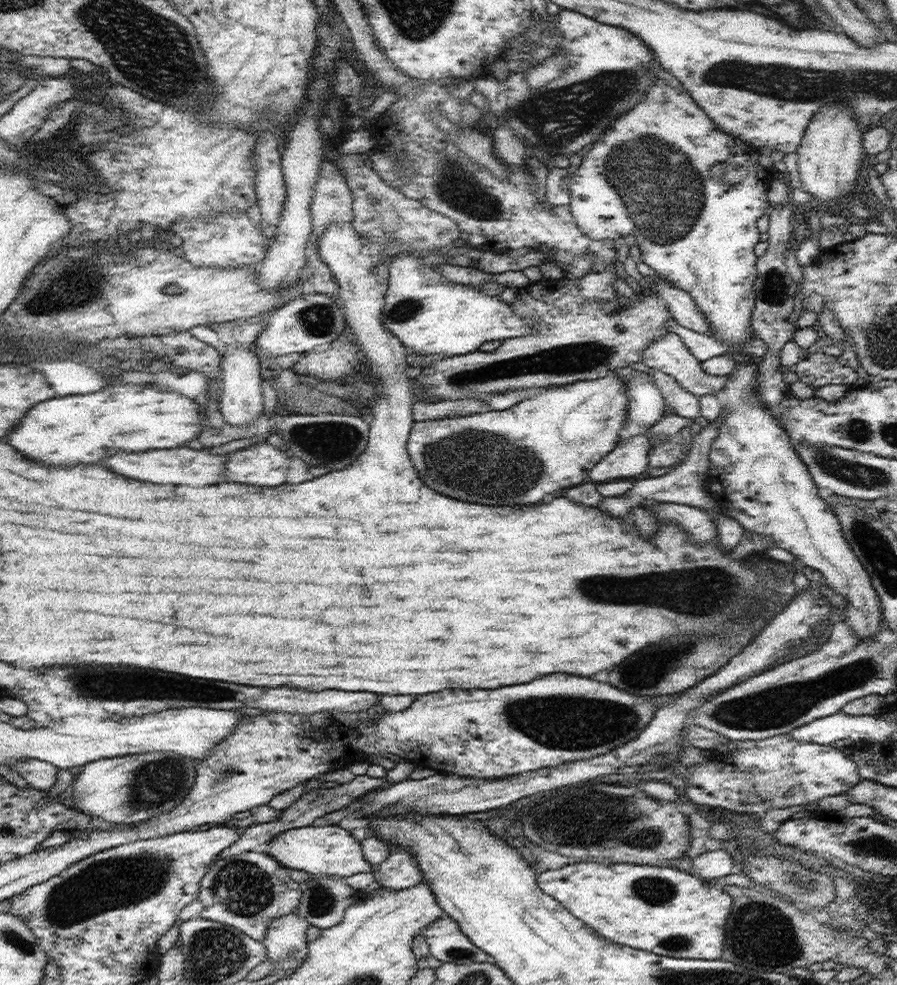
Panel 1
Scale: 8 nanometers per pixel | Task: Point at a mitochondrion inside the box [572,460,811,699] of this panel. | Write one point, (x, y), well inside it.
(654, 676)

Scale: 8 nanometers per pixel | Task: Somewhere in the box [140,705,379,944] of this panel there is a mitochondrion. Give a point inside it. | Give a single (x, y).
(242, 887)

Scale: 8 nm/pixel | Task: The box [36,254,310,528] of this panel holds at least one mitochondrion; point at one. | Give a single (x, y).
(62, 286)

